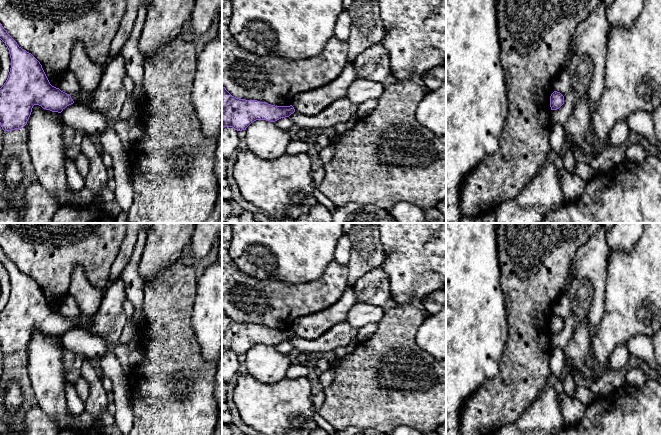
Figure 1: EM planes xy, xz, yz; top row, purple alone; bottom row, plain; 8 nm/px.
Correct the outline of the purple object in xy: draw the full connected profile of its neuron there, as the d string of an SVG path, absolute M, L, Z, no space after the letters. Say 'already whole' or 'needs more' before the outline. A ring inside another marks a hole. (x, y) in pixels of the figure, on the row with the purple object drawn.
already whole; M1 23L0 39L7 46L11 58L8 78L0 88L0 125L4 131L22 129L27 124L34 105L61 113L67 106L74 103L69 94L50 84L40 62L31 53L23 50Z

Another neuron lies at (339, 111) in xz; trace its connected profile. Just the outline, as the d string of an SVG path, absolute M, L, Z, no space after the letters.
M347 98L338 99L315 116L294 112L289 116L297 129L330 128L347 123L352 116L352 103Z

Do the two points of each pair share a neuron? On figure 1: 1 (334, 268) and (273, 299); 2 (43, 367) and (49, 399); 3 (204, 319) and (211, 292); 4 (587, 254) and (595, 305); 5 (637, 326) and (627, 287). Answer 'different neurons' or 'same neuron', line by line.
1: same neuron
2: same neuron
3: same neuron
4: same neuron
5: same neuron

